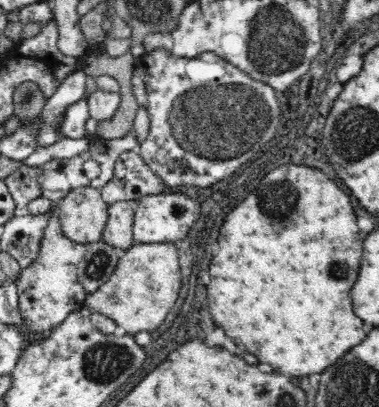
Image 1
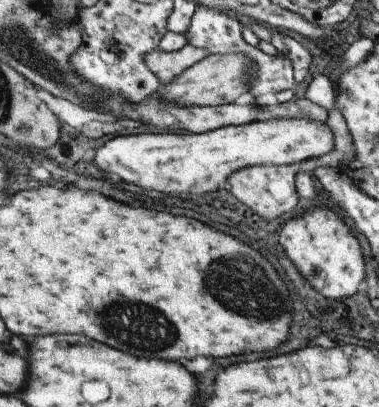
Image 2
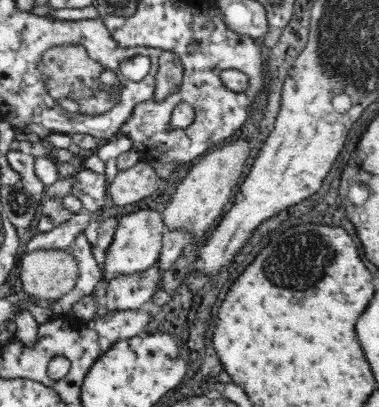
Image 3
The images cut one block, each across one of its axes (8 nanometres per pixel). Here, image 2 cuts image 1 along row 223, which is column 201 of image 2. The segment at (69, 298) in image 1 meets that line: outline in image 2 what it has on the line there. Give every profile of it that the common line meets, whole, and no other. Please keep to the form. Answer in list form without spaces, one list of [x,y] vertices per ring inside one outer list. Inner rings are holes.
[[[191,44],[183,46],[177,52],[159,52],[153,50],[149,54],[145,54],[145,66],[149,68],[151,74],[155,74],[157,82],[169,82],[175,74],[183,72],[185,68],[189,68],[191,64],[207,58],[209,54],[203,48],[195,48]]]

